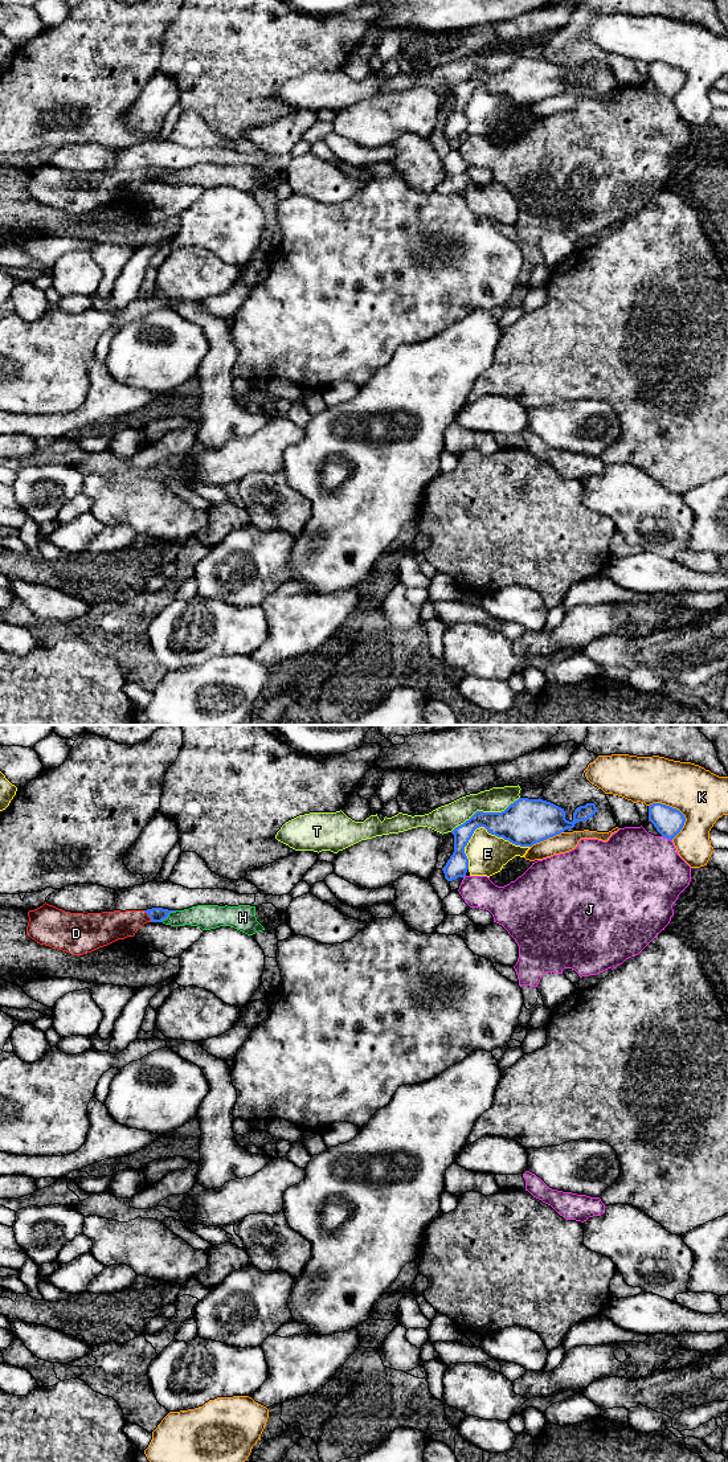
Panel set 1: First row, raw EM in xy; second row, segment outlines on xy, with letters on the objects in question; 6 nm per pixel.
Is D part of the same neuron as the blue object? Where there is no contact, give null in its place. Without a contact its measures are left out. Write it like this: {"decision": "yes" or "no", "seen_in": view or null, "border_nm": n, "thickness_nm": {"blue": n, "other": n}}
{"decision": "no", "seen_in": "xy", "border_nm": 90, "thickness_nm": {"blue": 90, "other": 190}}

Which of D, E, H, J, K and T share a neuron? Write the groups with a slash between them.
D H / E / J / K / T

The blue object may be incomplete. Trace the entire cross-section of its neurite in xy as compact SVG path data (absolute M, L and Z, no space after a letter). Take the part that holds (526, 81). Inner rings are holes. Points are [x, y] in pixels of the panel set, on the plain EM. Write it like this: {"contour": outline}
{"contour": "M519 57L502 71L477 70L469 79L451 90L454 111L442 127L445 138L453 140L466 135L469 118L465 106L479 86L484 86L488 93L503 97L515 105L532 106L573 87L577 81L585 81L596 71L596 64L586 62L574 69L573 79L569 81L565 78L564 67L540 57Z"}

